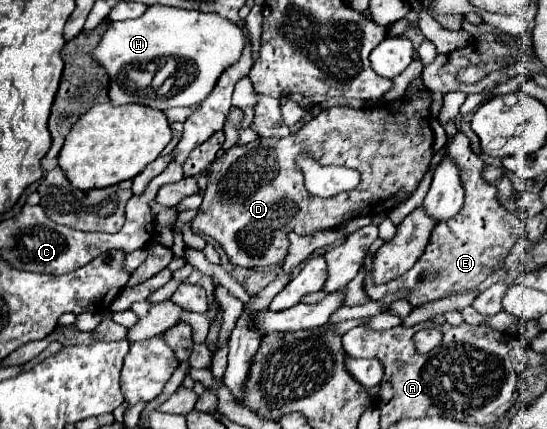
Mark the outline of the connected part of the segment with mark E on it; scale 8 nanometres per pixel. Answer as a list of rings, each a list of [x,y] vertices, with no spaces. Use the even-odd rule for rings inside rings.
[[[458,131],[452,139],[446,141],[444,157],[450,159],[452,163],[456,163],[460,169],[460,181],[462,181],[462,187],[466,191],[462,211],[446,223],[436,223],[420,261],[410,271],[406,271],[404,275],[400,275],[398,279],[390,281],[386,285],[372,283],[370,271],[372,271],[374,257],[368,255],[364,261],[364,265],[368,269],[368,275],[364,279],[364,287],[366,287],[366,293],[370,299],[380,299],[386,293],[394,293],[398,289],[408,287],[412,291],[408,301],[412,301],[416,307],[416,305],[424,305],[426,301],[440,299],[448,293],[470,289],[470,287],[482,283],[492,271],[500,269],[504,257],[512,251],[518,237],[524,235],[524,223],[514,213],[506,211],[500,205],[500,201],[496,197],[496,187],[492,187],[490,183],[486,183],[482,179],[484,161],[472,153],[468,137],[464,133]],[[422,277],[432,277],[432,279],[428,279],[428,283],[422,283]]]

